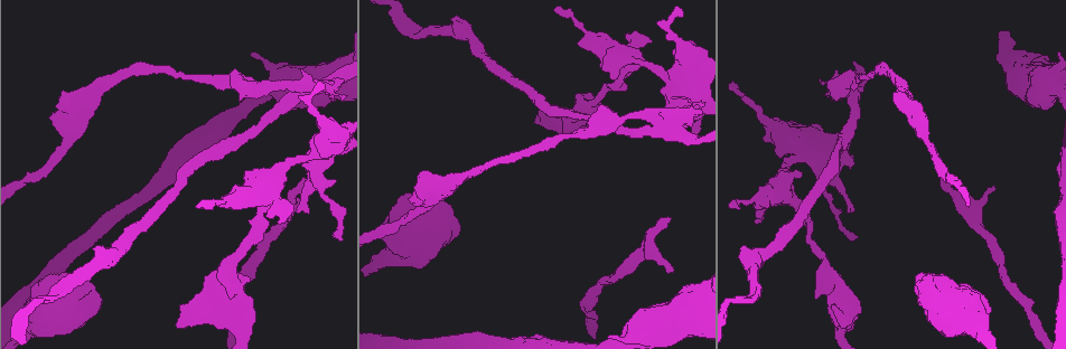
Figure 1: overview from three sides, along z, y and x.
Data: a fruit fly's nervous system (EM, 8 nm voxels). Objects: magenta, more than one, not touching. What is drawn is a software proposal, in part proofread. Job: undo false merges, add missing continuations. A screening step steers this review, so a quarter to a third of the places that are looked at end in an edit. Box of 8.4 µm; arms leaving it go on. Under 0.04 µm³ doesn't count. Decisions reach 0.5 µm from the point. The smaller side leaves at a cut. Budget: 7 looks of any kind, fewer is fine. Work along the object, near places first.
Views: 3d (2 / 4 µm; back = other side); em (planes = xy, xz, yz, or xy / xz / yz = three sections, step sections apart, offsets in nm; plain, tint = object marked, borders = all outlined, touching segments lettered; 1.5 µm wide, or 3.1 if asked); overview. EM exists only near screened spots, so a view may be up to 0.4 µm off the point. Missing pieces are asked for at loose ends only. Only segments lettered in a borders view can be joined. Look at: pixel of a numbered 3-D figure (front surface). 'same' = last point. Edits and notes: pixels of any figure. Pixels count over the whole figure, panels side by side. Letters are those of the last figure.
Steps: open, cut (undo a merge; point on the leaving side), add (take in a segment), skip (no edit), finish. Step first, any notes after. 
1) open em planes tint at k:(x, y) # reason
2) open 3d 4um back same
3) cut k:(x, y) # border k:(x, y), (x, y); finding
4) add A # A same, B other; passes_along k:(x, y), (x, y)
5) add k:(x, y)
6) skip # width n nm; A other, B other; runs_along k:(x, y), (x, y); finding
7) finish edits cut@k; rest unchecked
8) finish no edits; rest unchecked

open em planes tint at 1:(693, 130) # free end

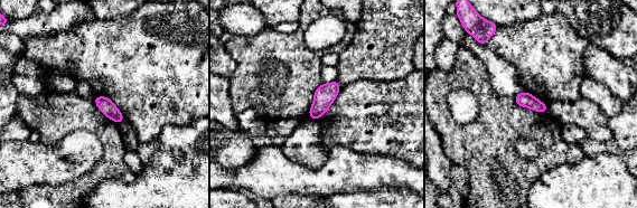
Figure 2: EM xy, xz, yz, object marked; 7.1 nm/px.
open em planes borders same

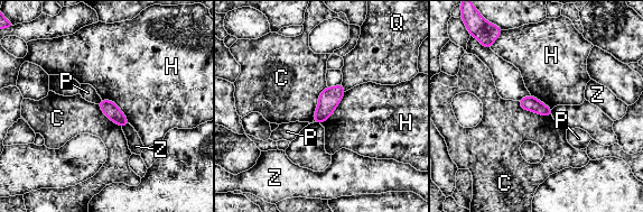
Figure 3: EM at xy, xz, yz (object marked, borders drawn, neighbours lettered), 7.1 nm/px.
skip # longest_contact H 300 nm; C other, H other, P other, Q other, Z other; border 3:(518, 101), (524, 109), (551, 116); none of them fits

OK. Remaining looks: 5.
open em planes borders at 1:(846, 161) # touches itself

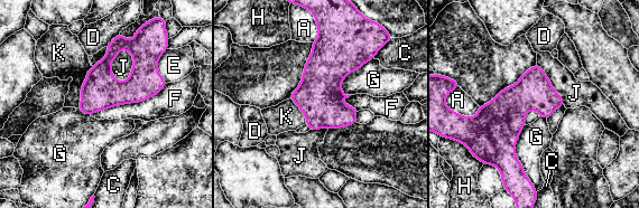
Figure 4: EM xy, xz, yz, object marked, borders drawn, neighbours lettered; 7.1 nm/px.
skip # A other, C other, D other, E other, F other, G other, H other, J other, K other; border 4:(167, 83), (147, 98), (102, 111); all the same neuron

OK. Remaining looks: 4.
open 3d 2um at 1:(682, 17) # branch stops here

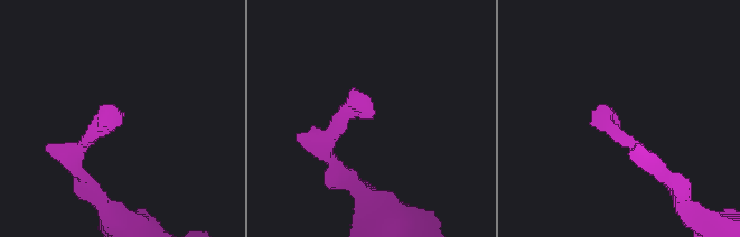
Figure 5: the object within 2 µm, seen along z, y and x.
open em yz step 4 tint at 5:(614, 112) # shape alone is not enough

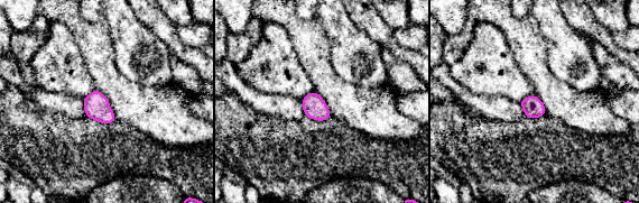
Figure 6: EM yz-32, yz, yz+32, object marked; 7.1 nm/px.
open em planes borders same

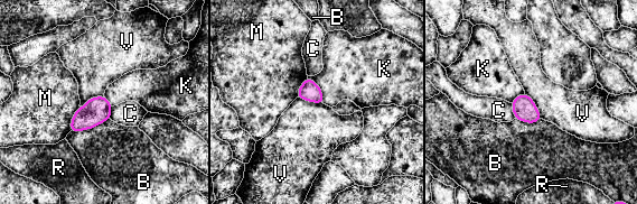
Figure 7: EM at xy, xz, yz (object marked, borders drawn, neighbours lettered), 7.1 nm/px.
skip # width 140 nm; longest_contact B 300 nm; B other, C other, K other, M other, R other, V other; none of them fits

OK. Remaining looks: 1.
finish no edits; rest unchecked

